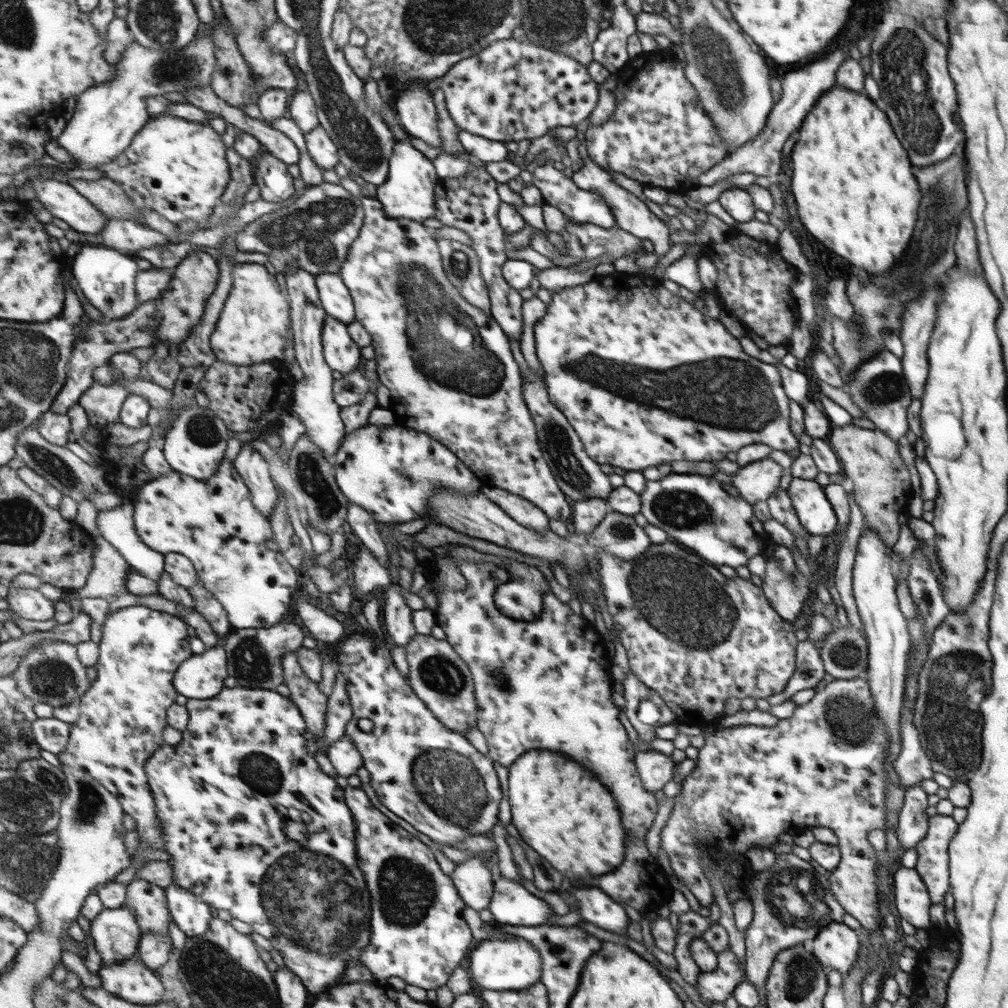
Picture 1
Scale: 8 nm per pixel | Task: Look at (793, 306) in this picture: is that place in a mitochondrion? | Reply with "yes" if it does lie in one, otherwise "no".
no

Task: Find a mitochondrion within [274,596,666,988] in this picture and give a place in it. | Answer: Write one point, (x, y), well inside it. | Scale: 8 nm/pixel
(445, 782)

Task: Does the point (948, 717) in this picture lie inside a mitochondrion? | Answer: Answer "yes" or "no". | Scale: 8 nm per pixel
yes

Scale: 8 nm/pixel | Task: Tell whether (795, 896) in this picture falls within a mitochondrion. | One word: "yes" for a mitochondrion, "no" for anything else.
yes

